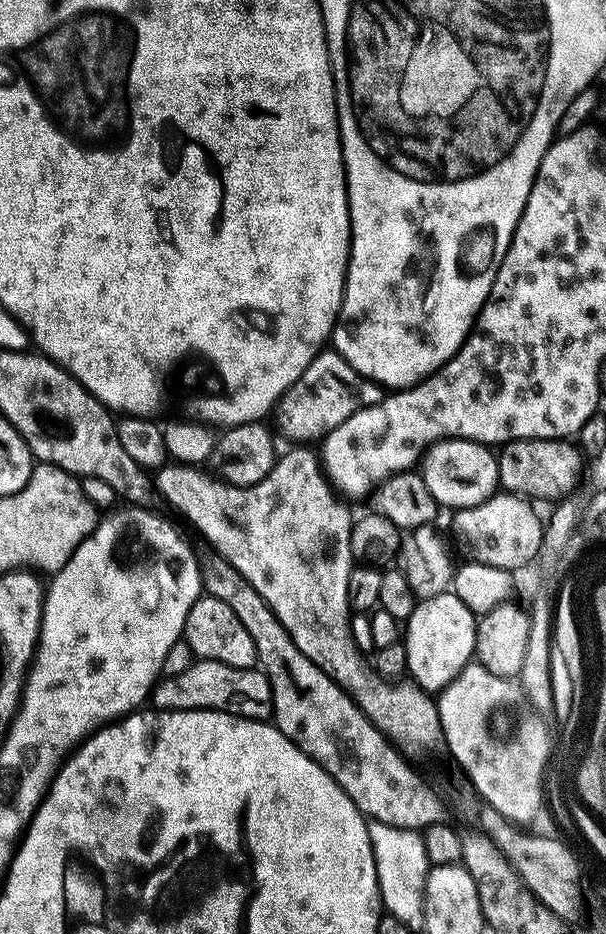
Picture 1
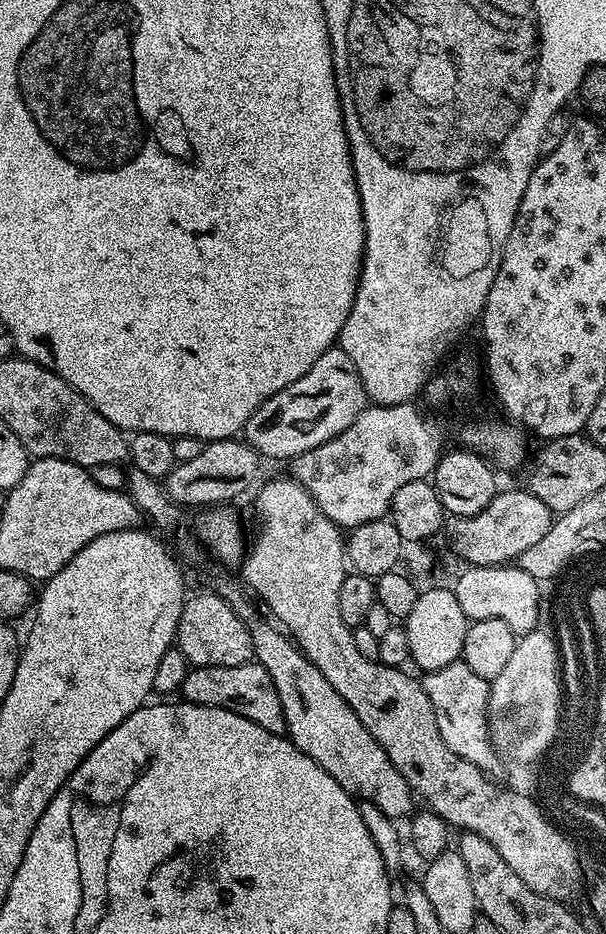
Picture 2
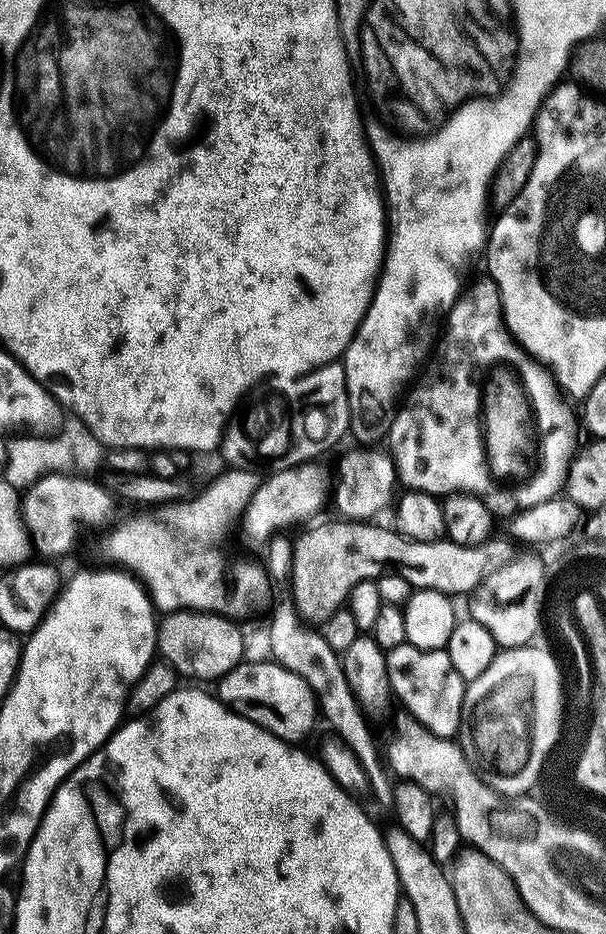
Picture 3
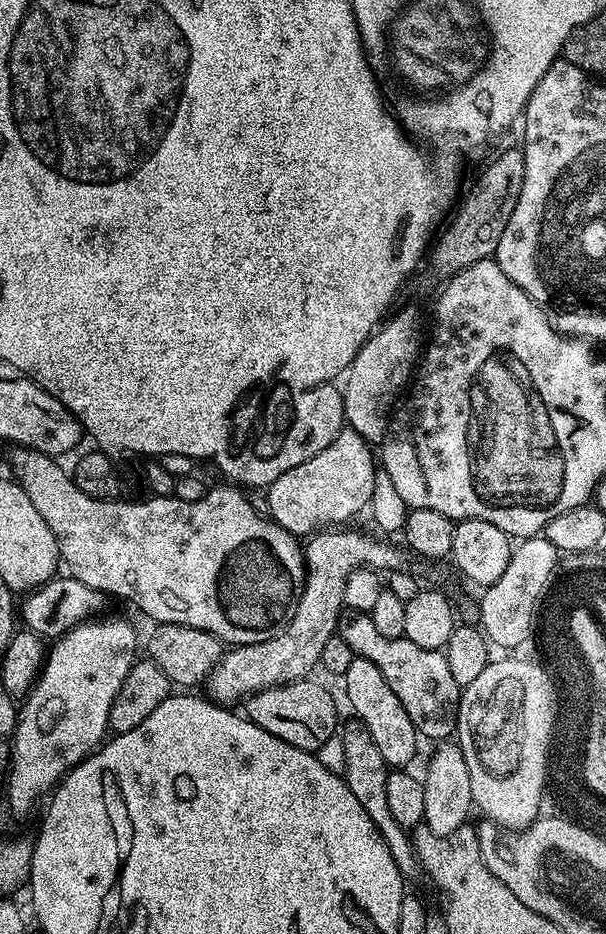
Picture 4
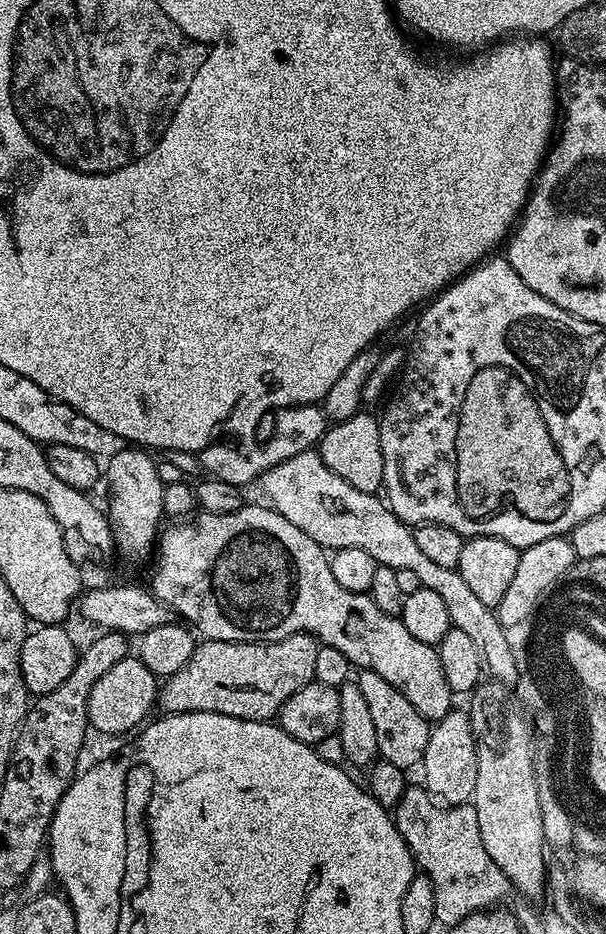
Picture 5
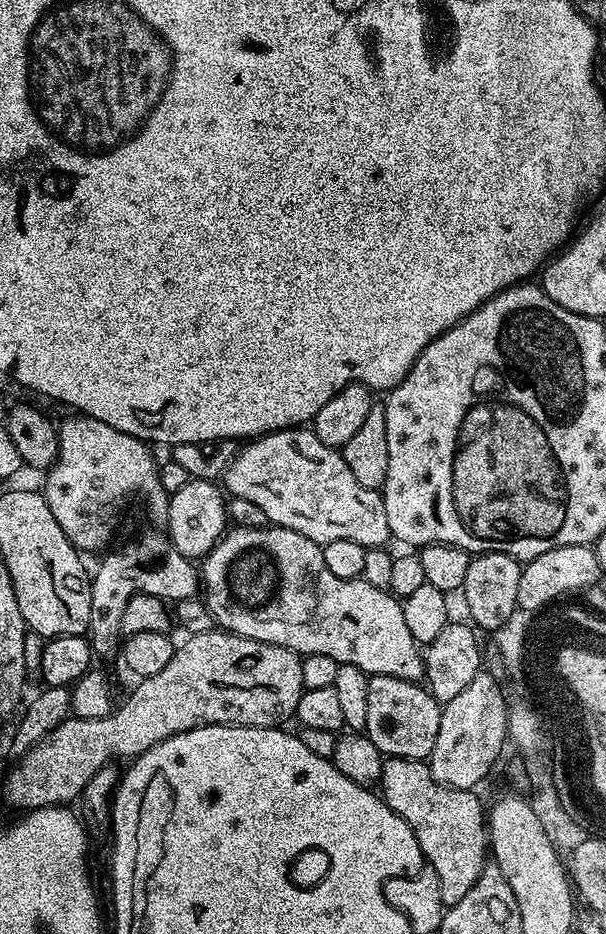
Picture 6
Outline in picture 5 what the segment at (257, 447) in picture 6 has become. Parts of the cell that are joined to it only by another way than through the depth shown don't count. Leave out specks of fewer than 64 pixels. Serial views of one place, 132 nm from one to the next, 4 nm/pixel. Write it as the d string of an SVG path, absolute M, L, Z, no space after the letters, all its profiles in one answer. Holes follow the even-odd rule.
M319 451L294 454L294 458L278 462L278 466L264 472L258 487L264 491L268 499L265 501L273 510L282 514L286 522L294 522L298 530L310 534L310 538L314 538L314 542L321 544L325 550L358 546L358 550L369 552L381 568L411 570L422 588L436 591L442 602L446 602L452 627L463 630L474 641L474 646L478 646L478 654L484 659L487 675L492 675L489 677L493 681L506 678L506 672L508 676L510 672L516 672L514 655L506 640L508 629L500 623L495 611L470 591L470 586L466 586L457 569L437 566L430 562L430 558L425 558L414 542L412 528L402 523L379 495L358 490L350 486L346 478L338 478L338 474L322 462Z

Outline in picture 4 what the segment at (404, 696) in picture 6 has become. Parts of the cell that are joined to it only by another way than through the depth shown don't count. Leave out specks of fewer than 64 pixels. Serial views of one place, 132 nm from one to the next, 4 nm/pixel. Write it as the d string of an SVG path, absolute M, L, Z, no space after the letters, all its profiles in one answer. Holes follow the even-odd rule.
M356 656L354 662L346 670L342 678L344 692L348 695L348 704L353 708L355 719L362 721L366 730L378 746L378 754L382 754L384 761L393 769L400 770L416 756L416 740L418 733L410 714L406 714L406 706L398 702L398 694L390 690L390 682L382 678L382 670L374 666L374 662L362 656Z

